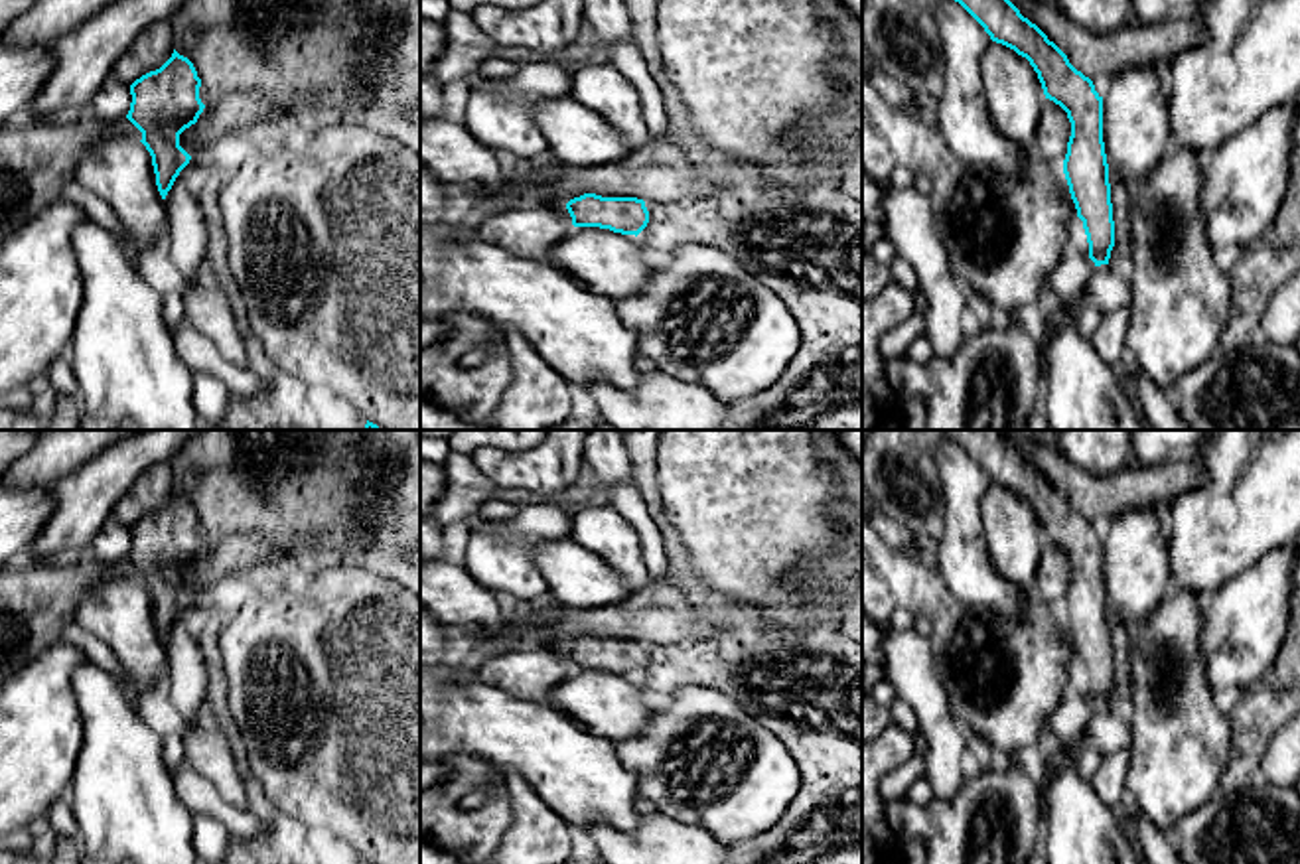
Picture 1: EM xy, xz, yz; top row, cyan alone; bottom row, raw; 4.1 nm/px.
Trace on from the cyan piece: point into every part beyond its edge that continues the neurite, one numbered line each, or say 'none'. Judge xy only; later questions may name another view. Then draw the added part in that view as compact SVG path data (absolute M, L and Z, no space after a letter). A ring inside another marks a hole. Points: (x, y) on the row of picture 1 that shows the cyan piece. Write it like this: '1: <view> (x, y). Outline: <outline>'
1: xy (152, 48). Outline: M156 22L142 30L132 45L118 57L110 75L132 85L142 75L160 69L174 53L174 30L170 22Z
2: xy (233, 113). Outline: M235 93L223 97L215 107L203 108L197 122L180 134L180 146L199 154L225 134L264 124L274 112L274 101L258 93Z

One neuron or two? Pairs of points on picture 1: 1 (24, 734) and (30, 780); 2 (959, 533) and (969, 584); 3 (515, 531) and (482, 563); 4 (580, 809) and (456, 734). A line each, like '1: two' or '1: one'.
1: one
2: one
3: one
4: one

